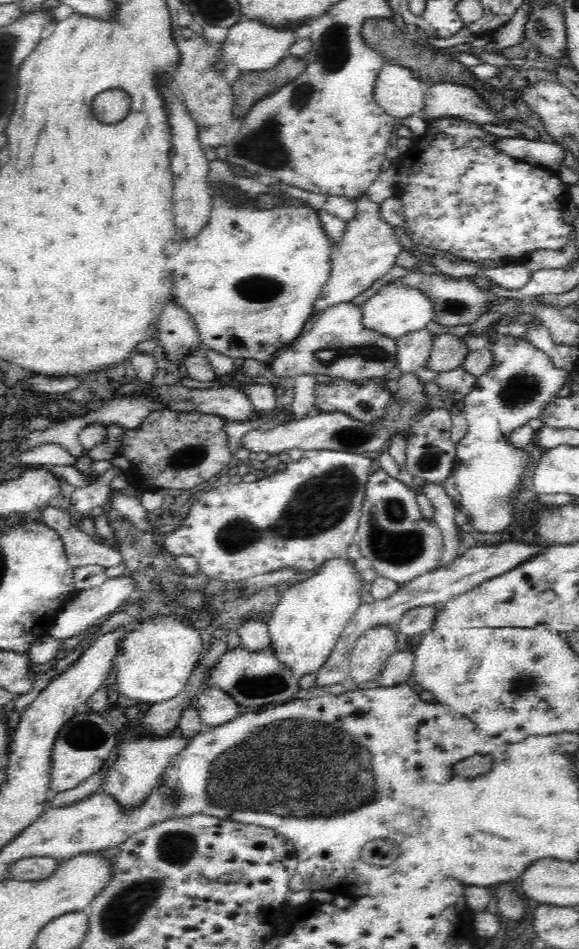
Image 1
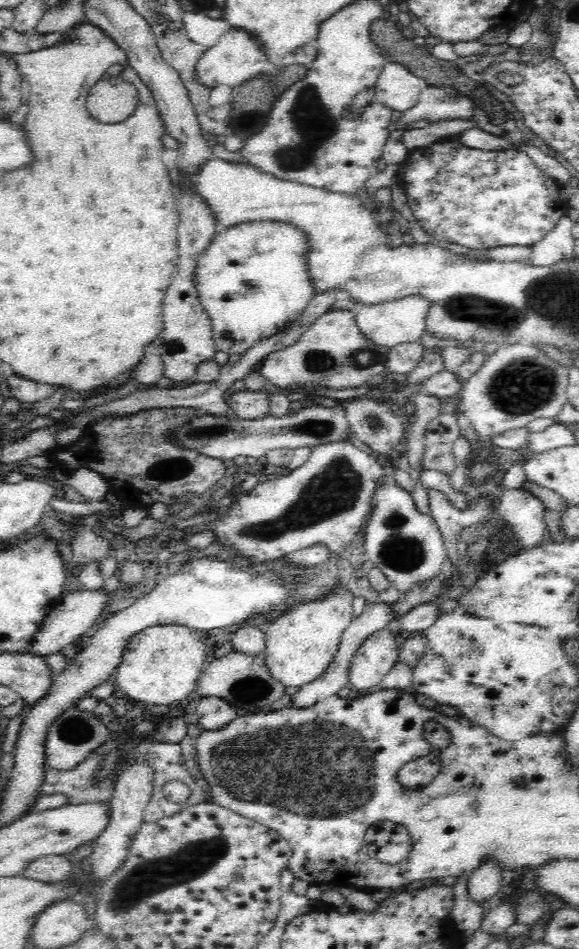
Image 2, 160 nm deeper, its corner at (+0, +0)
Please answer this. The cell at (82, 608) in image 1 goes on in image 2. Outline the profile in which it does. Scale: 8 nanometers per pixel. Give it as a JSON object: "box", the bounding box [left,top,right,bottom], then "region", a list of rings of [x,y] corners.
{"box":[27,589,110,657],"region":[[[104,589],[78,590],[66,592],[60,602],[46,615],[44,622],[40,625],[39,631],[33,636],[27,652],[36,656],[46,657],[49,654],[62,651],[62,648],[70,646],[77,641],[79,636],[94,630],[99,621],[105,616],[105,606],[110,598]]]}

